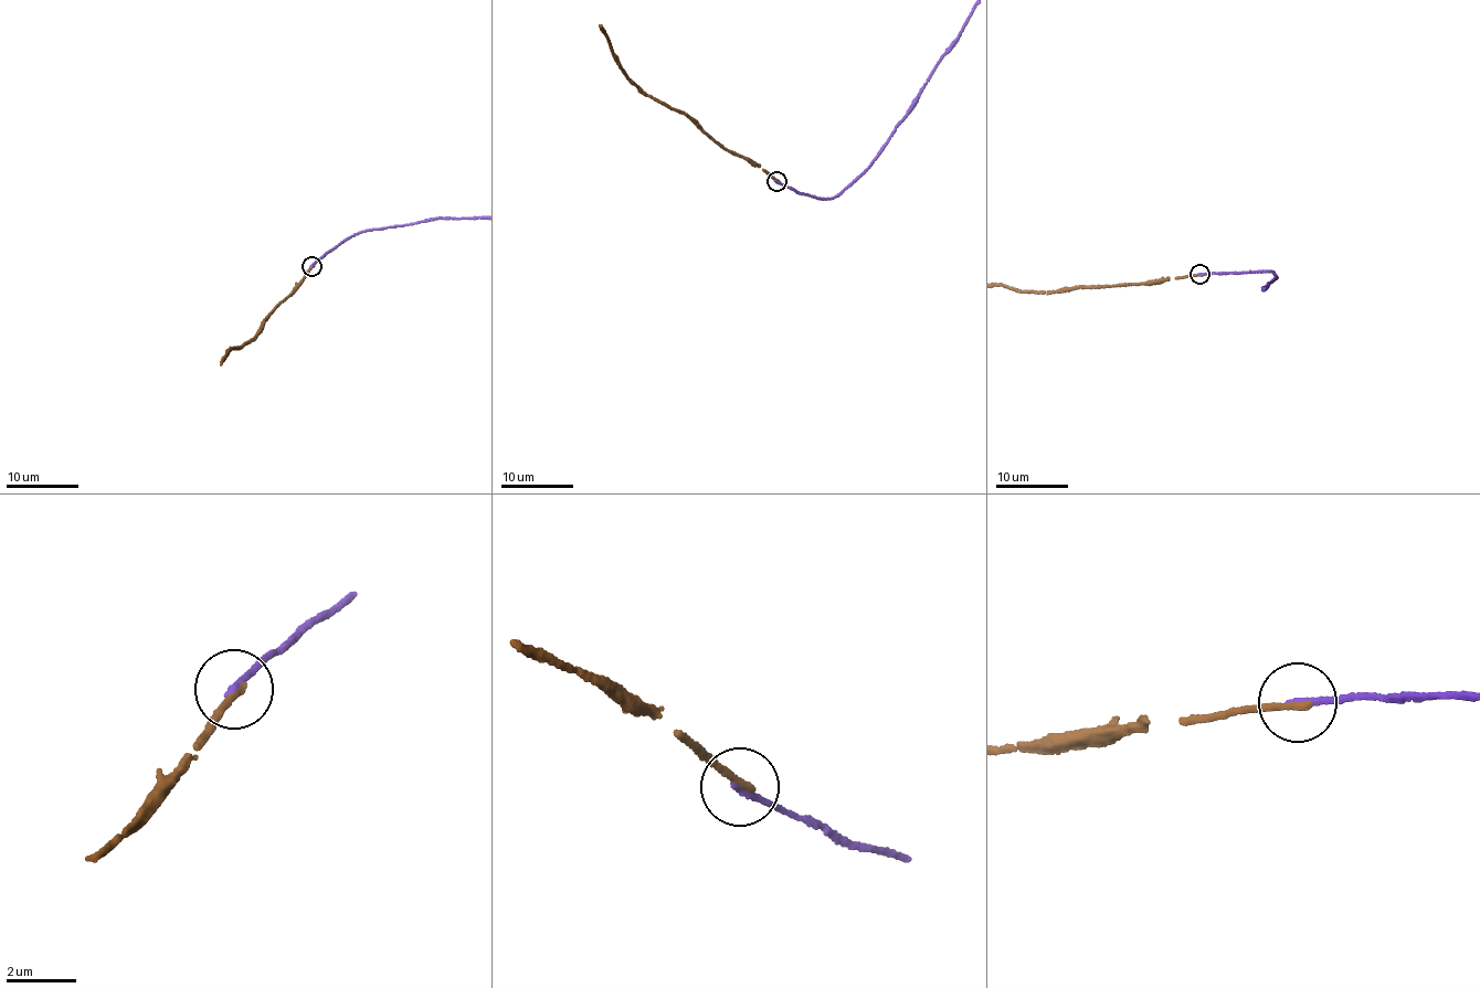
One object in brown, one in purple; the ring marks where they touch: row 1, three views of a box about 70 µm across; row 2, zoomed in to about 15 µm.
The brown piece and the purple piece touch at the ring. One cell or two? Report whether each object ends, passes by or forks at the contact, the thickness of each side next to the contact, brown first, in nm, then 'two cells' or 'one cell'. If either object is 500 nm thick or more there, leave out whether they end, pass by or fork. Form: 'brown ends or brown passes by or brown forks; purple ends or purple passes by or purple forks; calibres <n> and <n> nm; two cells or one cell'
brown ends; purple ends; calibres 220 and 200 nm; two cells

